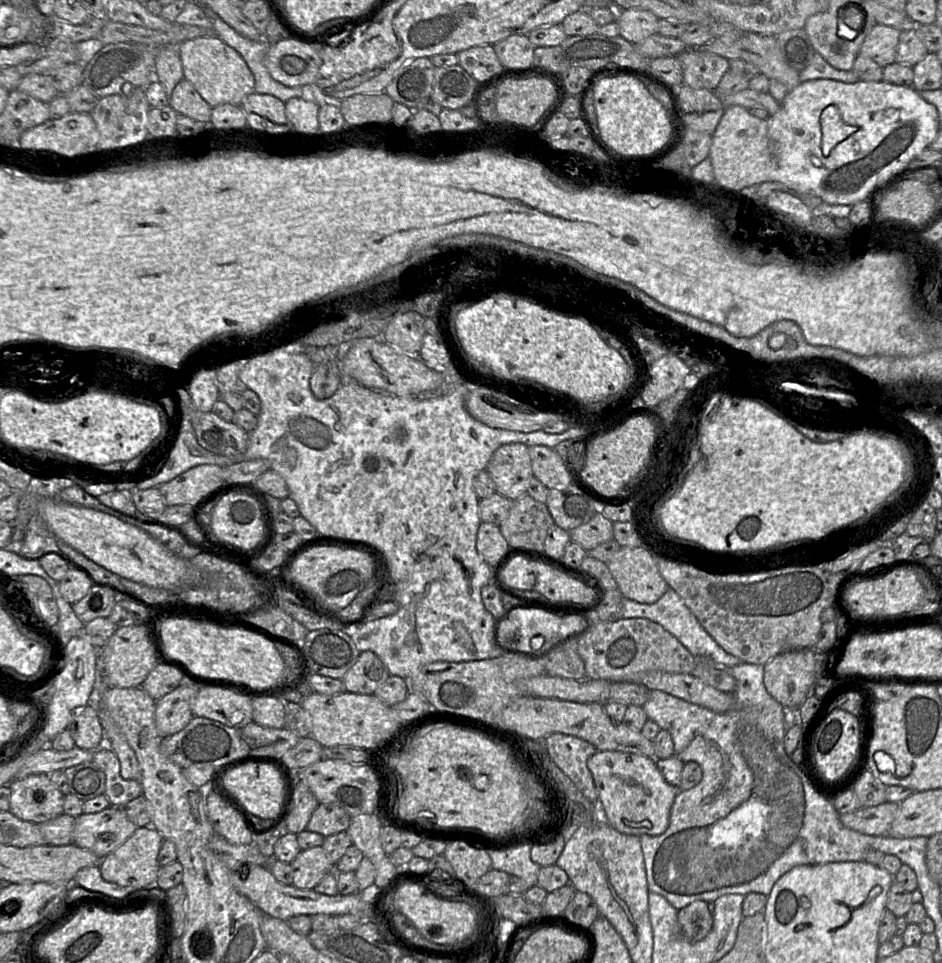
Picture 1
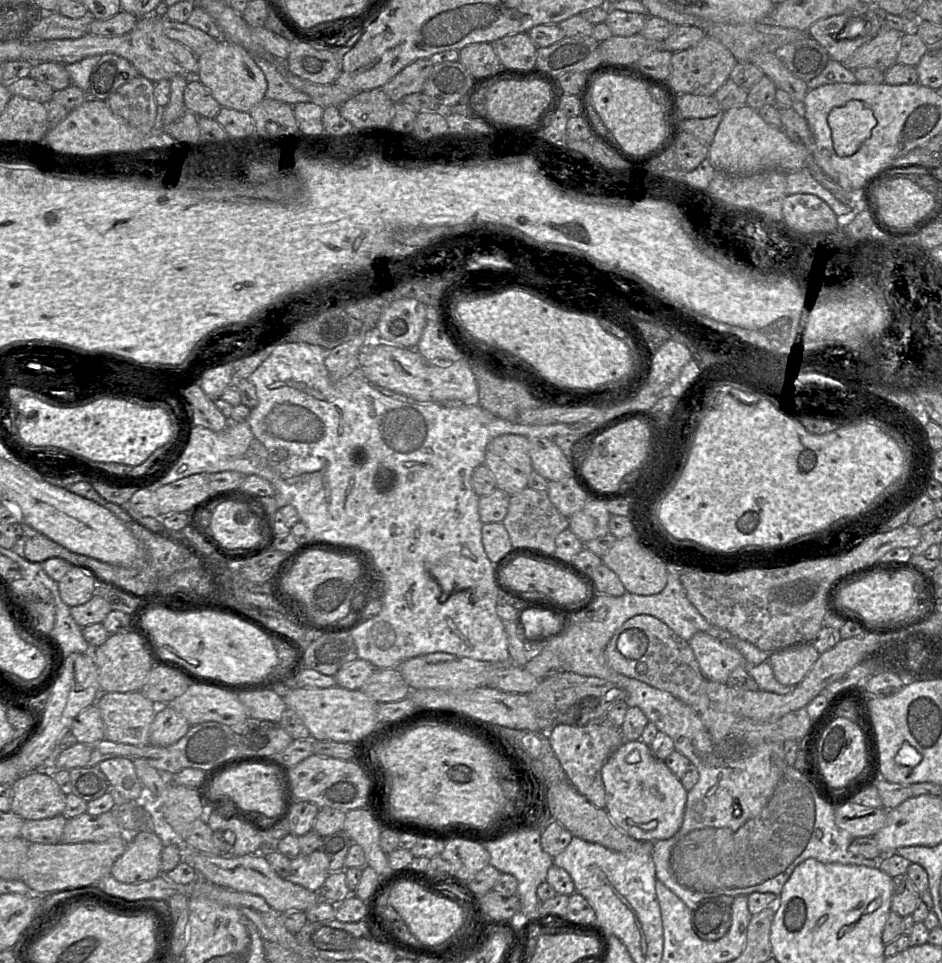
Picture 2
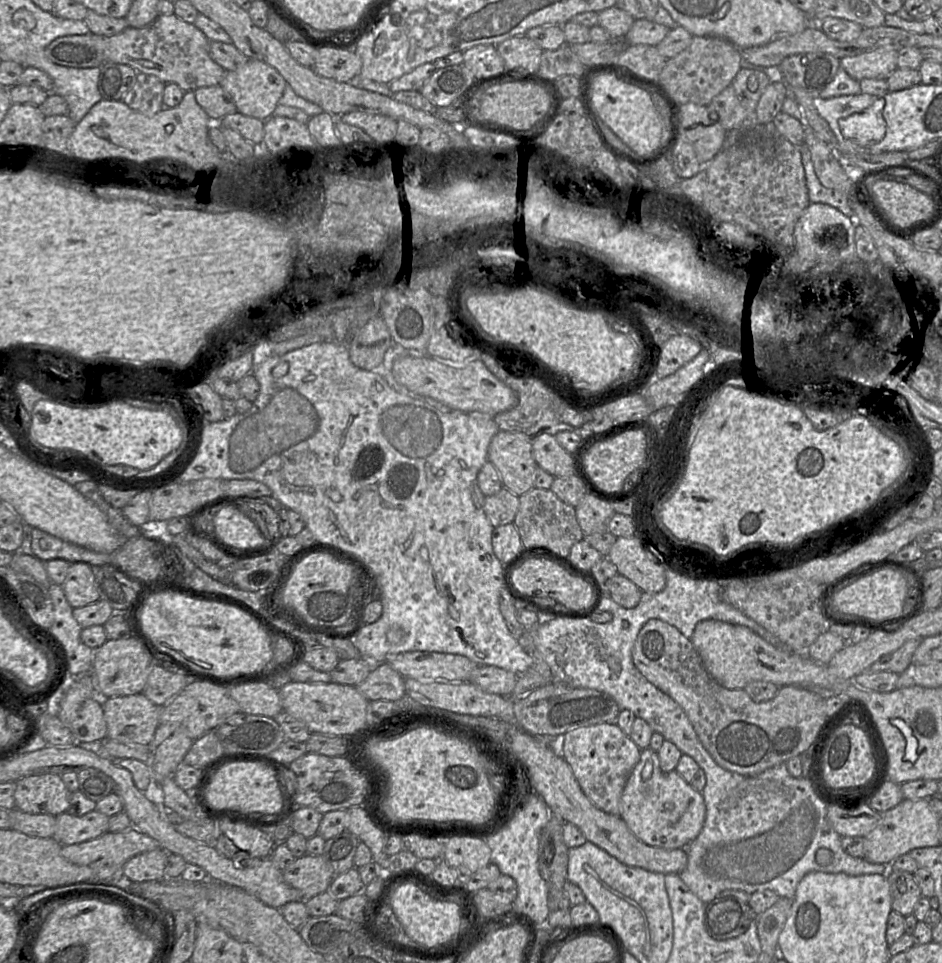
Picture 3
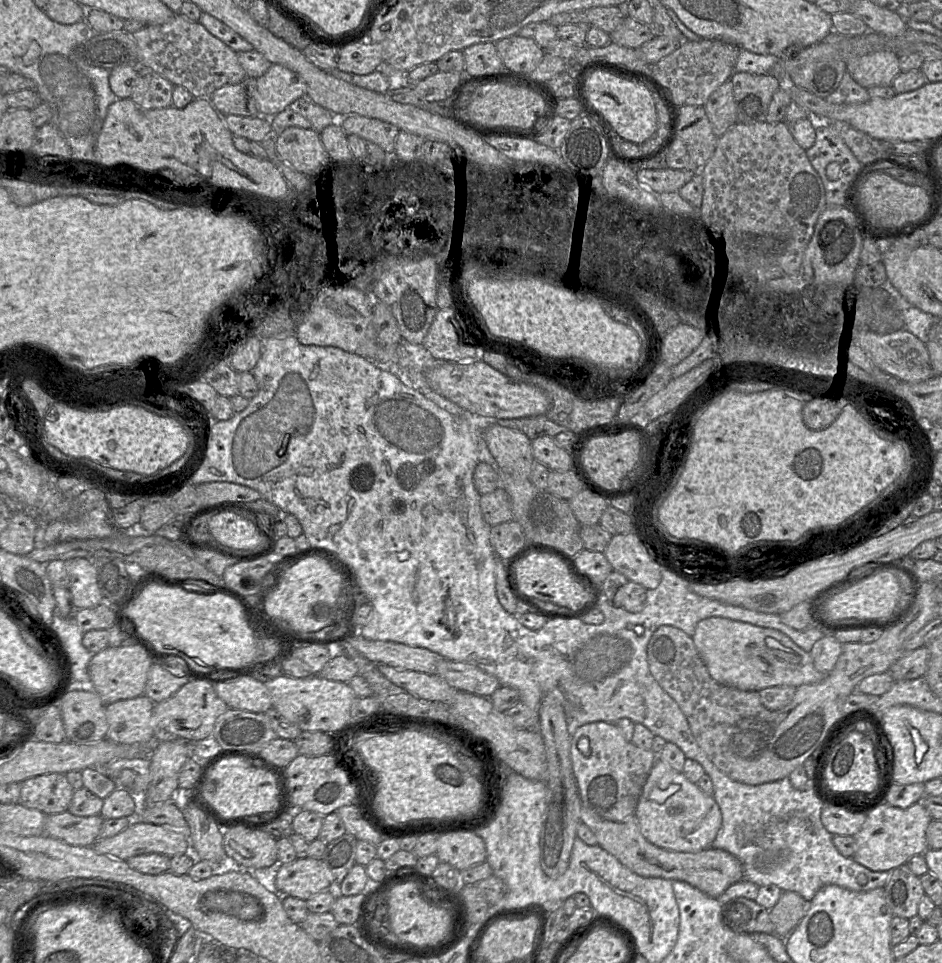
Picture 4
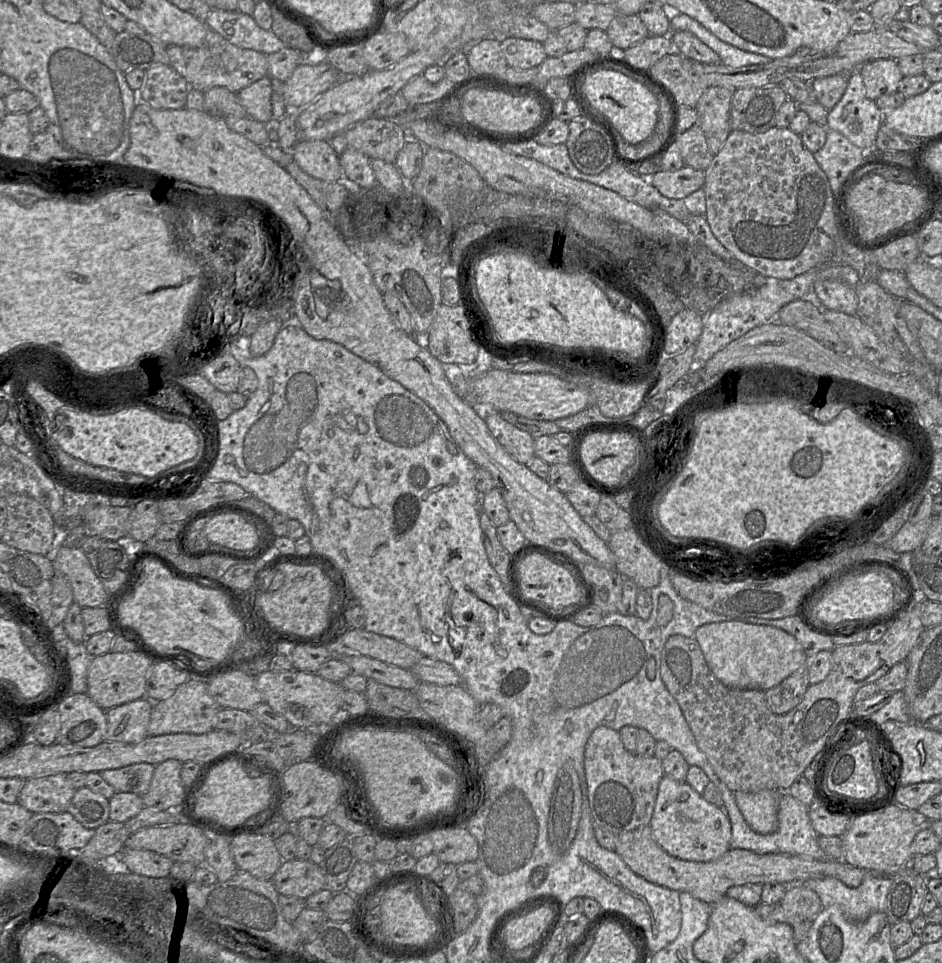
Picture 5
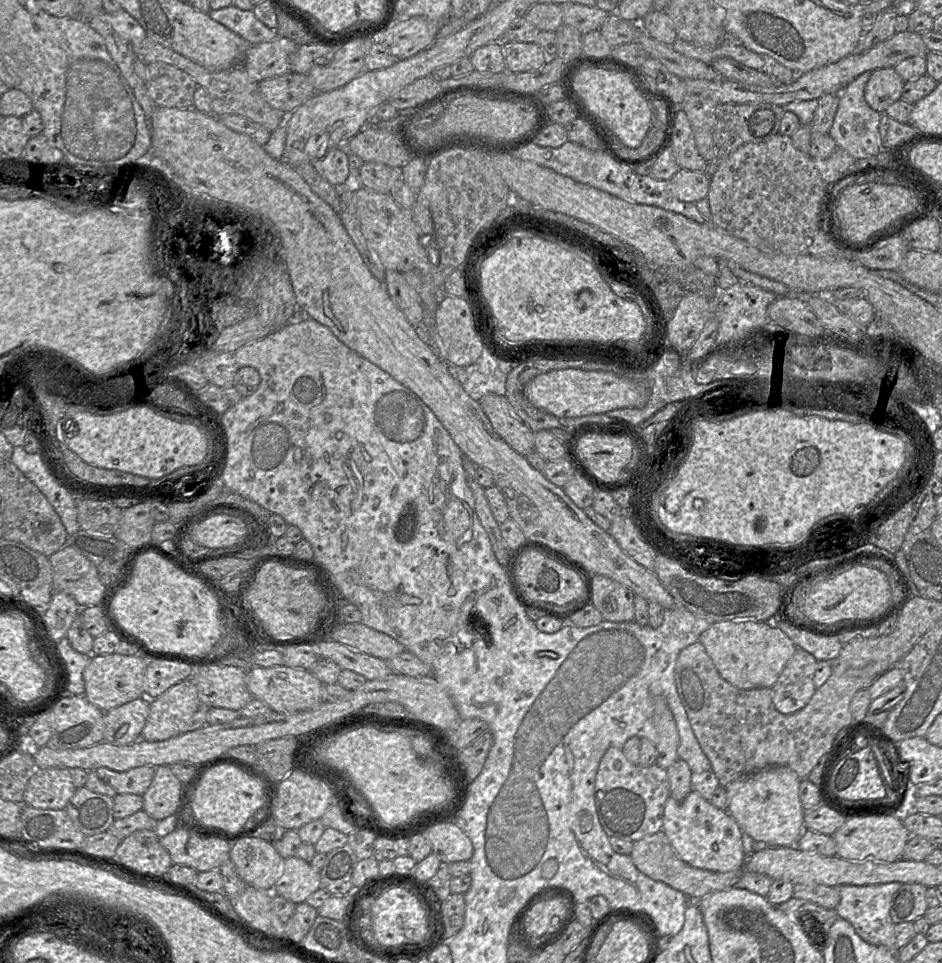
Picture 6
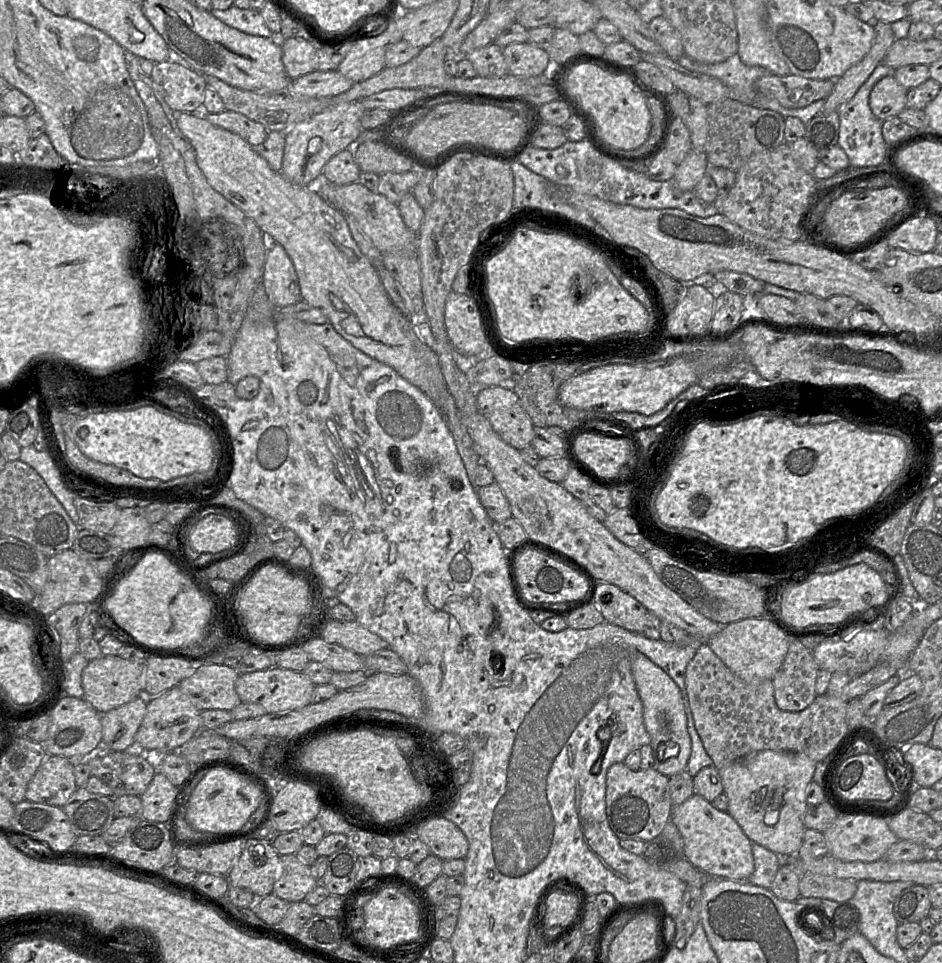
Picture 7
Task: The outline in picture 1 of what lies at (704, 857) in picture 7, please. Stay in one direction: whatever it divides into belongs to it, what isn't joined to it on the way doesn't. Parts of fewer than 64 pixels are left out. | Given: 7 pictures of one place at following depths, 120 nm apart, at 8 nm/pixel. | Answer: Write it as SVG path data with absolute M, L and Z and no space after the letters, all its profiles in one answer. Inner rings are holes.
M616 750L597 751L587 761L598 793L598 812L621 833L658 836L669 826L678 787L670 785L658 769L656 758Z

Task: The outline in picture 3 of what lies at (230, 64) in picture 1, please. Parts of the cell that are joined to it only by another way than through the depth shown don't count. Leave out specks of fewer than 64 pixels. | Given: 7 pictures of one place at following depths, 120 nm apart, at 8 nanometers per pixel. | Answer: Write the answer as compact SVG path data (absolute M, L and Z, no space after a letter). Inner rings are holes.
M249 59L236 70L226 71L219 85L231 96L237 112L266 121L273 115L287 82L272 66L256 59Z

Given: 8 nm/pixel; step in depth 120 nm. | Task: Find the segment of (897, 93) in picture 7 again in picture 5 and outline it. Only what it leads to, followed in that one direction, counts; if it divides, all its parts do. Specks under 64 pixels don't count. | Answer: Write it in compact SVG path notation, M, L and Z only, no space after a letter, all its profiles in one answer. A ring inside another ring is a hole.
M895 59L868 61L857 71L863 78L866 96L871 100L896 92L903 78Z

